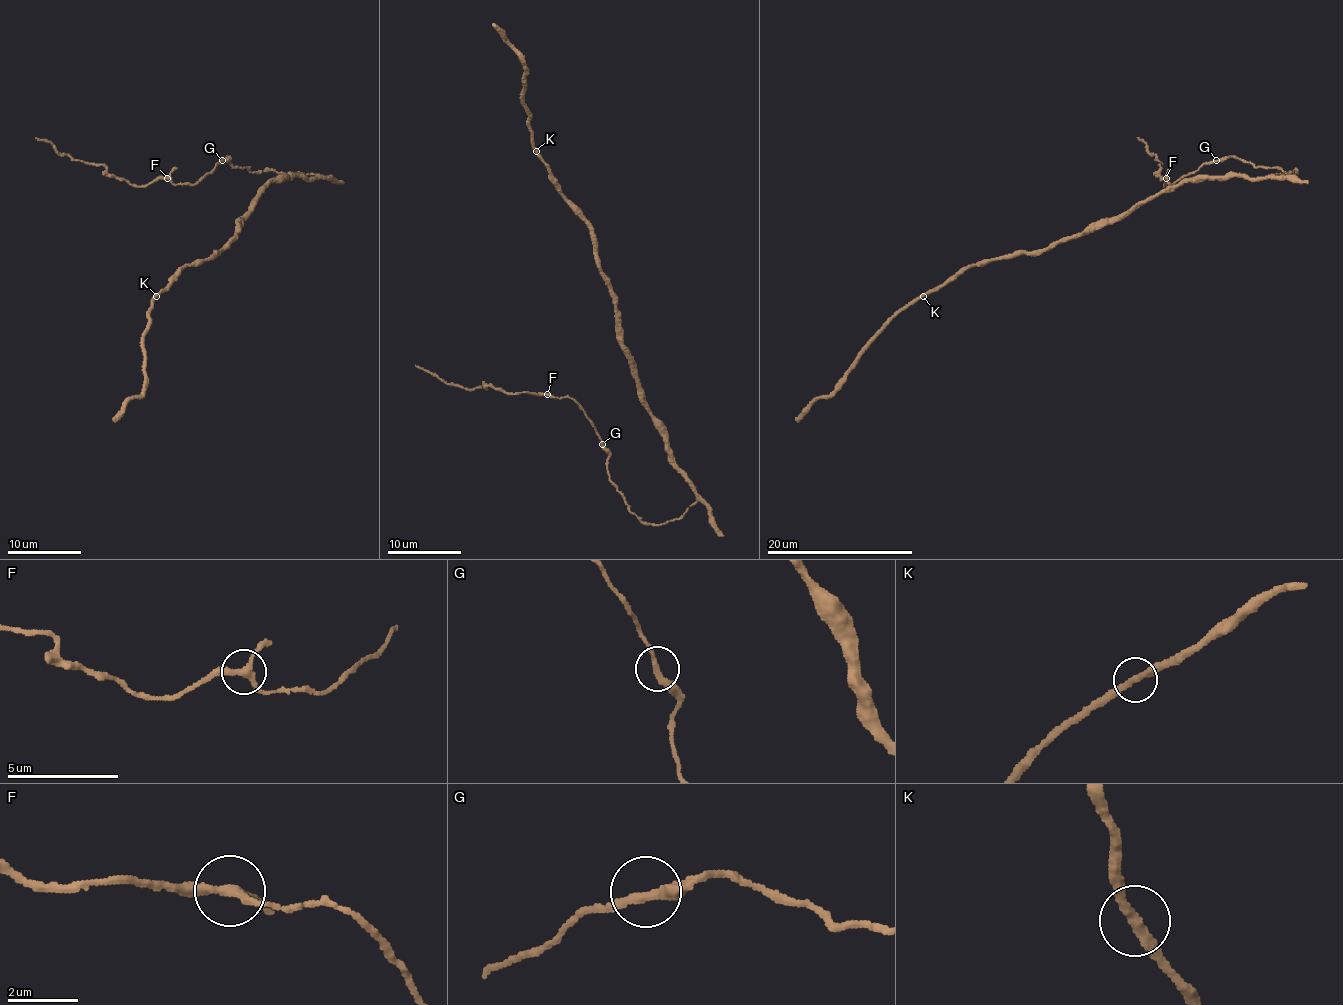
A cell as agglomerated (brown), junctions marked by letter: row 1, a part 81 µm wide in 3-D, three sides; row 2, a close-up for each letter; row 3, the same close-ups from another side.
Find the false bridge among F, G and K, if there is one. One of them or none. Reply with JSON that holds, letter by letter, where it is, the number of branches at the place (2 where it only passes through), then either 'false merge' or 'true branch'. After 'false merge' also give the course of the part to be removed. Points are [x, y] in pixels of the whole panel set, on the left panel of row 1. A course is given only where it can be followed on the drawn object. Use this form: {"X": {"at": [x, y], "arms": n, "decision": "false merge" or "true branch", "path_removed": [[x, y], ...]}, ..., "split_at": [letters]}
{"F": {"at": [167, 178], "arms": 3, "decision": "true branch"}, "G": {"at": [222, 160], "arms": 2, "decision": "true branch"}, "K": {"at": [156, 296], "arms": 2, "decision": "true branch"}, "split_at": []}

